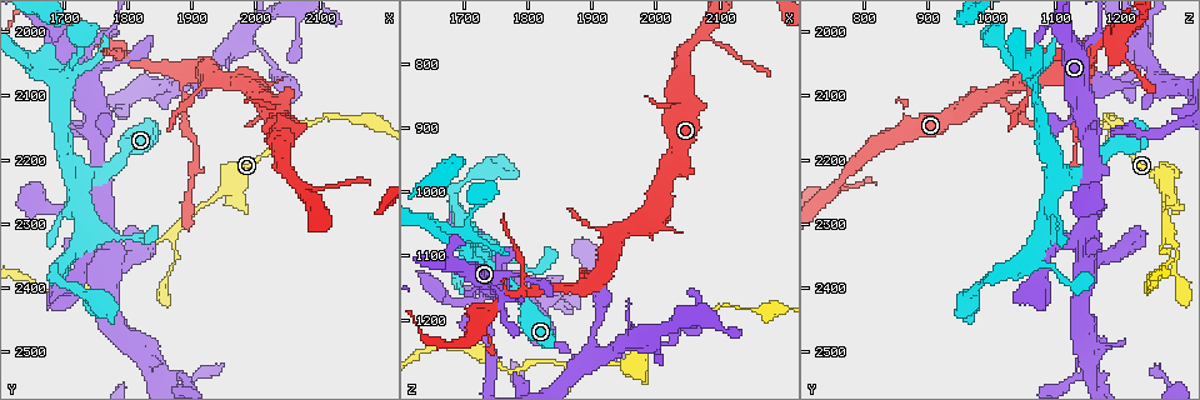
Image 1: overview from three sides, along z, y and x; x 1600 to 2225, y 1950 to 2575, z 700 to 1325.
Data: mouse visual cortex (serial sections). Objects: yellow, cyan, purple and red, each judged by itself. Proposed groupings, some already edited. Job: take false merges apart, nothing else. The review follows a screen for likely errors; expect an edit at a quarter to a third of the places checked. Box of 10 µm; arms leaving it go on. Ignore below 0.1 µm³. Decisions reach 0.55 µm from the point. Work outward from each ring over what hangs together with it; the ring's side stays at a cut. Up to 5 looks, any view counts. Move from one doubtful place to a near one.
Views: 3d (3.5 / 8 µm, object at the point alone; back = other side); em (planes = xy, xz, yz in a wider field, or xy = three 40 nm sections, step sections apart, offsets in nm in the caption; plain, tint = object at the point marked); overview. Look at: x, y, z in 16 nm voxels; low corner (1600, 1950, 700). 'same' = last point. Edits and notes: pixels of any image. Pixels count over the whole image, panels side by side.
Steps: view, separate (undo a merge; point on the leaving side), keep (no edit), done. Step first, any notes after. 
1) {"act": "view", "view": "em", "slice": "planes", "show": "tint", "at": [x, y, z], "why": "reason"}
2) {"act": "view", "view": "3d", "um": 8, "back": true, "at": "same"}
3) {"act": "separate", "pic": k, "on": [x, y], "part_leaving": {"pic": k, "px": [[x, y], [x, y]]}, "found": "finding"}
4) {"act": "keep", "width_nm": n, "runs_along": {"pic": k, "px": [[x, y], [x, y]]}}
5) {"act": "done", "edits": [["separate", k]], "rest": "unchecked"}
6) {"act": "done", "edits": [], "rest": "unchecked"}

{"act": "view", "view": "3d", "um": 3.5, "back": true, "at": [1900, 2060, 1140], "why": "three arms meet"}

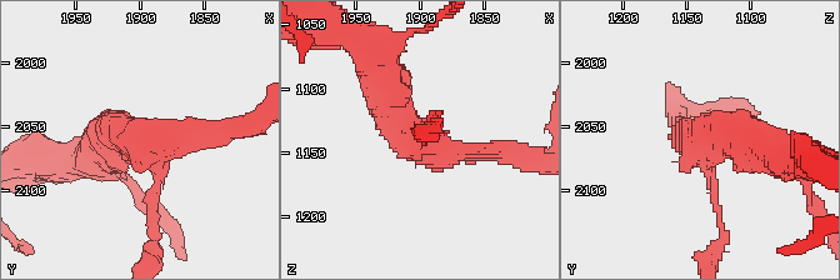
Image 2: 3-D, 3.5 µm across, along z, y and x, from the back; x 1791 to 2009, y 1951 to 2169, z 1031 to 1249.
{"act": "view", "view": "em", "slice": "xy", "step": 1, "show": "tint", "at": [1904, 2060, 1142], "arms": 3, "arm_widths_nm": [100, 200, 500], "why": "shape alone is not enough"}

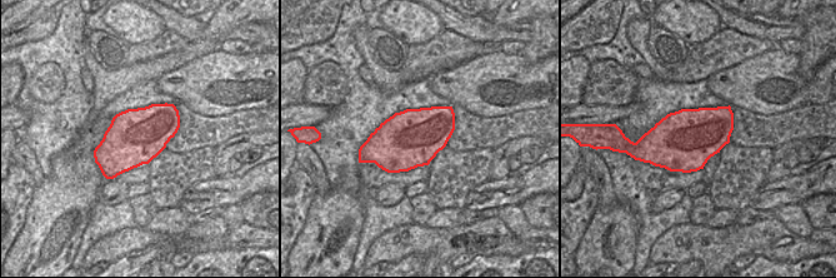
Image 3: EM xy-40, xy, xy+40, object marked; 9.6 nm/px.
{"act": "view", "view": "em", "slice": "xy", "step": 3, "show": "tint", "at": "same"}

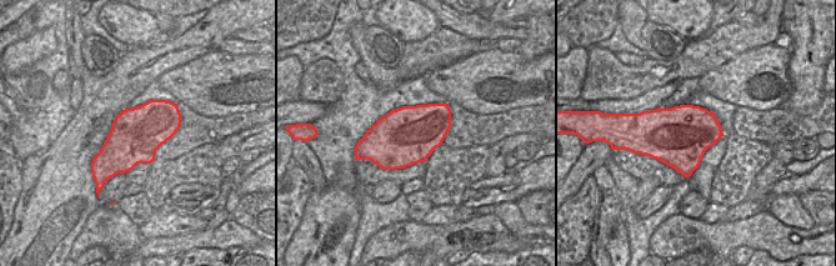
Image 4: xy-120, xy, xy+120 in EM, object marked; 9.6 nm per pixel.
{"act": "keep", "runs_along": {"pic": 2, "px": [[383, 74], [425, 148], [498, 154]]}, "found": "continuous, no second cell"}

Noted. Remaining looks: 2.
{"act": "view", "view": "3d", "um": 3.5, "at": [1845, 2530, 1155], "why": "sharp bend"}

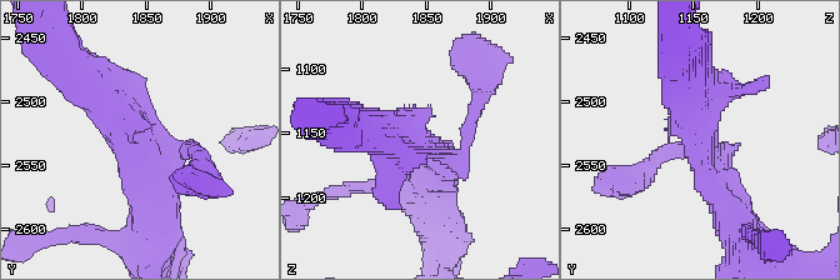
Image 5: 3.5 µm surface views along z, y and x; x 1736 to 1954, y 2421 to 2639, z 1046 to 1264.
{"act": "keep", "runs_along": {"pic": 5, "px": [[85, 79], [154, 151], [193, 148]]}, "found": "one cell here"}

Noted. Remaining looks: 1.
{"act": "done", "edits": [], "rest": "unchecked"}

